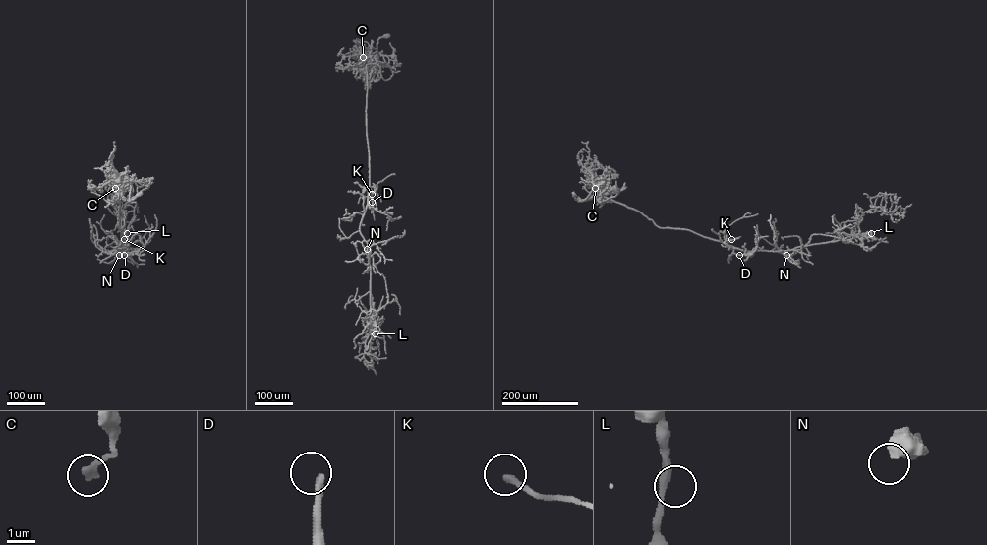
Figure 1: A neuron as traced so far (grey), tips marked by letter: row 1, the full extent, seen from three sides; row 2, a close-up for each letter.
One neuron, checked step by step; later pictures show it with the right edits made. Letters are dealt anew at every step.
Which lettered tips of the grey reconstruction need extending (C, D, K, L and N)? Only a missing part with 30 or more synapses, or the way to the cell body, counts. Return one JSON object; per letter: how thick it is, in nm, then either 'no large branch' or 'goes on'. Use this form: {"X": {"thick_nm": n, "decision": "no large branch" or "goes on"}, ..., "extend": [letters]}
{"C": {"thick_nm": 260, "decision": "goes on"}, "D": {"thick_nm": 320, "decision": "goes on"}, "K": {"thick_nm": 240, "decision": "no large branch"}, "L": {"thick_nm": 280, "decision": "no large branch"}, "N": {"thick_nm": 650, "decision": "no large branch"}, "extend": ["C", "D"]}

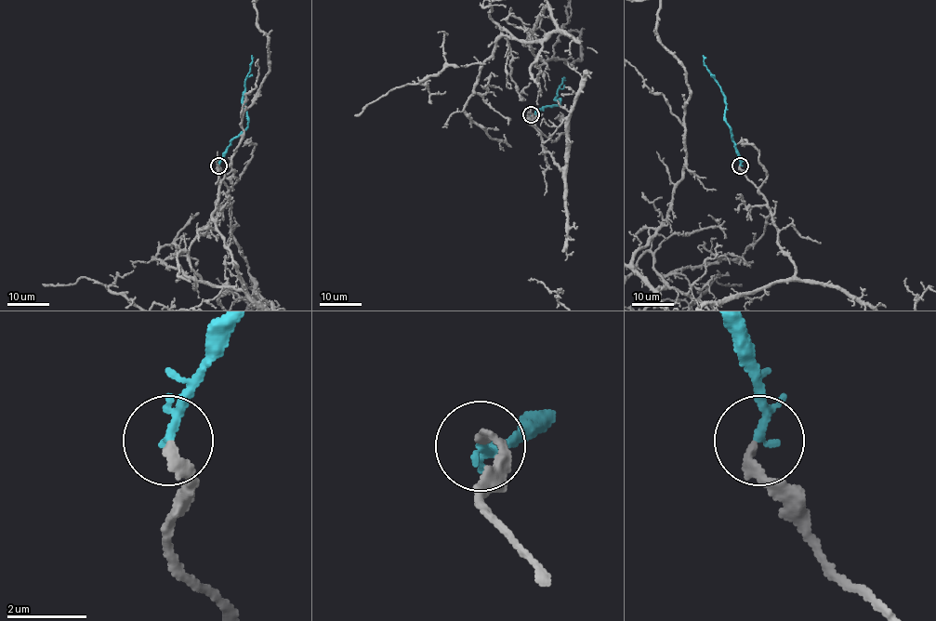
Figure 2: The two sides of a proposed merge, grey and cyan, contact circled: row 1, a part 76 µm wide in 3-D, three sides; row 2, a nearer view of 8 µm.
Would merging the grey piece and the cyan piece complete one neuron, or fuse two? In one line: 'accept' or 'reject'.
accept

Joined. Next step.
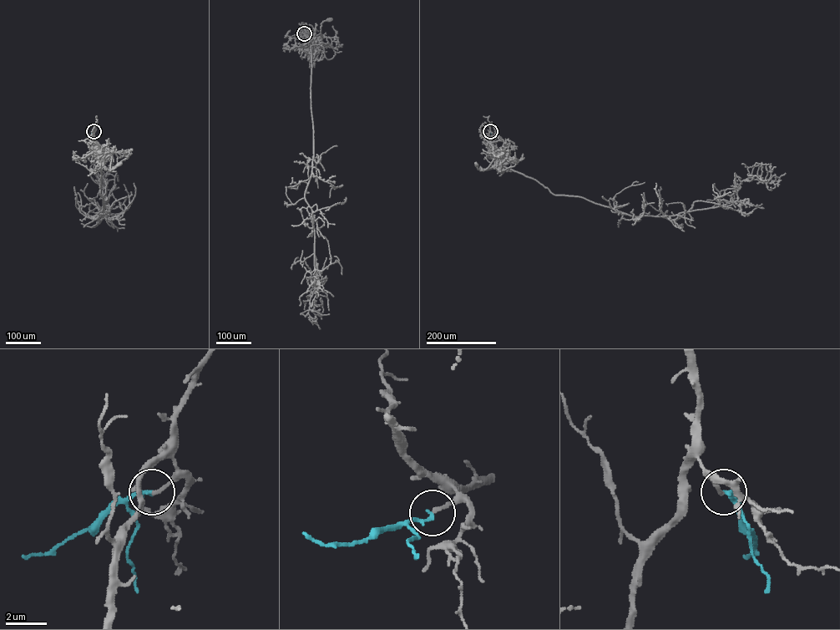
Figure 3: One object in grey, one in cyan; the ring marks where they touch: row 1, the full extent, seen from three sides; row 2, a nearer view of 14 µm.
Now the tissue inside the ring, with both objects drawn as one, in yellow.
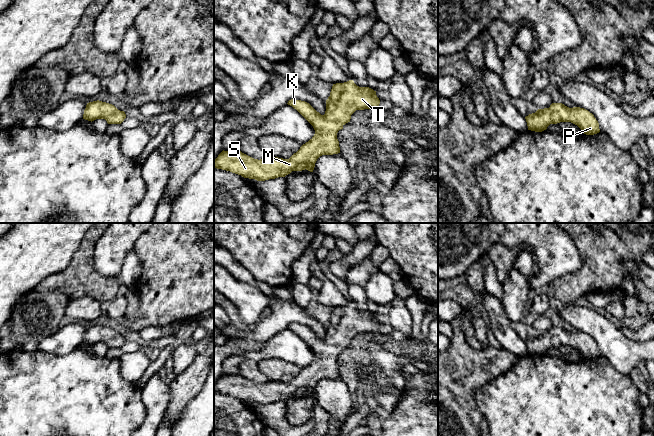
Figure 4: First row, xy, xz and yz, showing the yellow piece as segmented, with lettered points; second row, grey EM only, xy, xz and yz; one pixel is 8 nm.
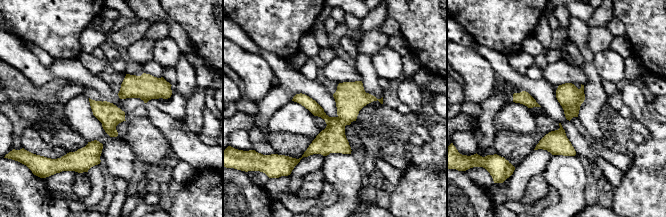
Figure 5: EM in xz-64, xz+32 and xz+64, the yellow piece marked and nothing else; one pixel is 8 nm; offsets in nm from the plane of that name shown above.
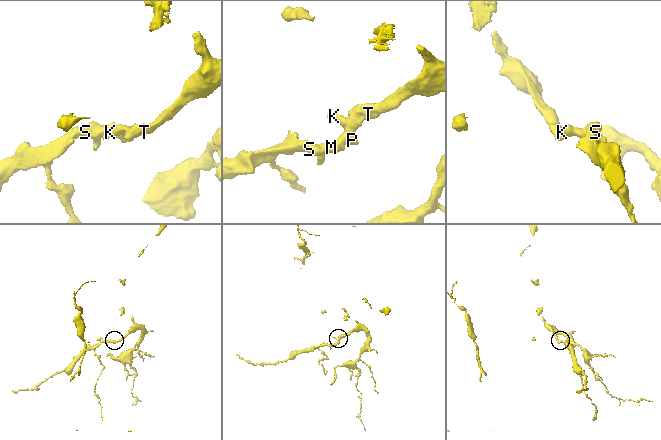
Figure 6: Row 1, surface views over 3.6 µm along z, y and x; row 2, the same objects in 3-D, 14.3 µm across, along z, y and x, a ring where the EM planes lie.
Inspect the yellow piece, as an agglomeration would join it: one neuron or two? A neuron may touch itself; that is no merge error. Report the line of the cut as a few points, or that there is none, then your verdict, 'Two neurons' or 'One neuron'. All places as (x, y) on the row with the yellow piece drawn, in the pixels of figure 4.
No split. One neuron

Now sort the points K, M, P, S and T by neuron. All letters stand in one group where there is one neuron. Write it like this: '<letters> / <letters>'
K M P S T

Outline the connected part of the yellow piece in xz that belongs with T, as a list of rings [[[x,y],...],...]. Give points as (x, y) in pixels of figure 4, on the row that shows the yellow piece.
[[[353,80],[344,83],[333,84],[330,96],[326,100],[326,111],[324,115],[317,112],[309,103],[301,100],[291,99],[287,103],[296,109],[314,128],[314,136],[300,149],[294,153],[289,159],[278,157],[268,157],[267,159],[254,159],[241,151],[222,151],[216,159],[214,159],[214,168],[230,171],[241,175],[244,178],[255,179],[257,181],[265,181],[278,177],[285,177],[292,171],[308,170],[313,172],[317,159],[322,155],[333,155],[340,153],[339,141],[337,133],[343,129],[343,126],[350,122],[351,115],[356,110],[376,109],[380,104],[380,100],[376,95],[376,91],[369,87],[359,87]]]

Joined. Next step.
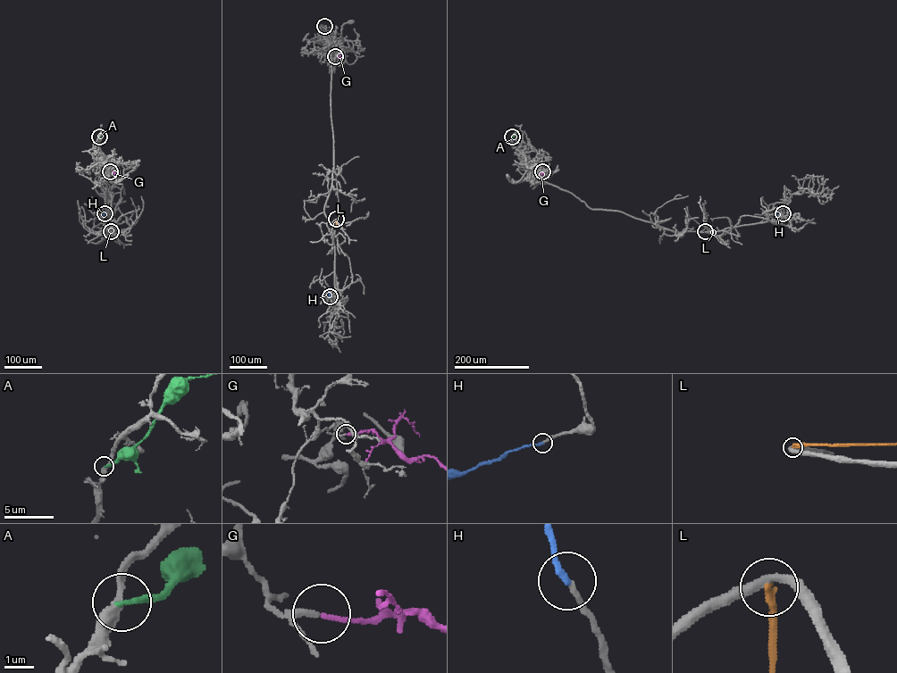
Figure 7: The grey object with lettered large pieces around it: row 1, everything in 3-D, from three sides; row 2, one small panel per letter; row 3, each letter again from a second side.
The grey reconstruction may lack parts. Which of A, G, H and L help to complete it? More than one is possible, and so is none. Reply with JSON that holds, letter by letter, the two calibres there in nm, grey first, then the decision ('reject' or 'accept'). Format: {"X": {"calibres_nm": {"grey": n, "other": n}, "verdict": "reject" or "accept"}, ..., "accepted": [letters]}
{"A": {"calibres_nm": {"grey": 320, "other": 170}, "verdict": "reject"}, "G": {"calibres_nm": {"grey": 170, "other": 160}, "verdict": "accept"}, "H": {"calibres_nm": {"grey": 170, "other": 200}, "verdict": "accept"}, "L": {"calibres_nm": {"grey": 320, "other": 280}, "verdict": "reject"}, "accepted": ["G", "H"]}

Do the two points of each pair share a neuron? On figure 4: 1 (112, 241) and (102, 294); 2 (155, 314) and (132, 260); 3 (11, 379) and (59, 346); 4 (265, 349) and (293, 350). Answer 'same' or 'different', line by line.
1: different
2: different
3: different
4: same

